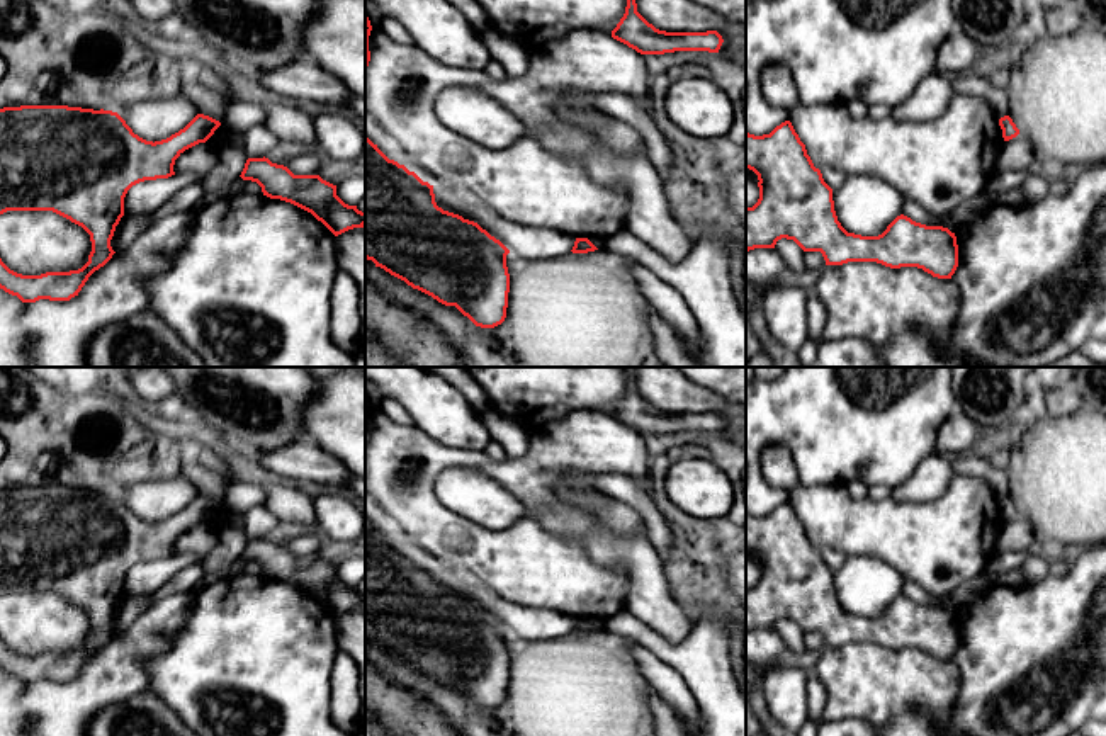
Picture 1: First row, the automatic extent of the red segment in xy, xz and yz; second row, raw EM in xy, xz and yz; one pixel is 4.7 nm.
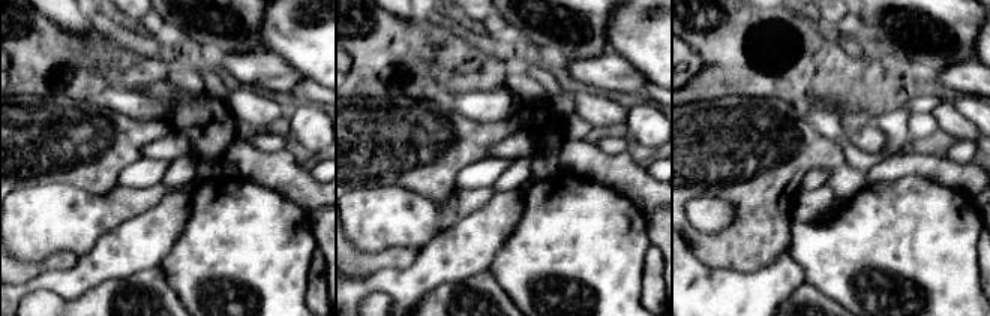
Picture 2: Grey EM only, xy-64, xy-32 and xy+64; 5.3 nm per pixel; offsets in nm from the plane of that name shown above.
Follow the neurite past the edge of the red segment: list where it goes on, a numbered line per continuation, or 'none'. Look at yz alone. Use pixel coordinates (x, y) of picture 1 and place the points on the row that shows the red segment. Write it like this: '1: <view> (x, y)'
none

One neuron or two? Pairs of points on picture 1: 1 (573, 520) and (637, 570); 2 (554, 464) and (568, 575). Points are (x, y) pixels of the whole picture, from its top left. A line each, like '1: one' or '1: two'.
1: one
2: one

